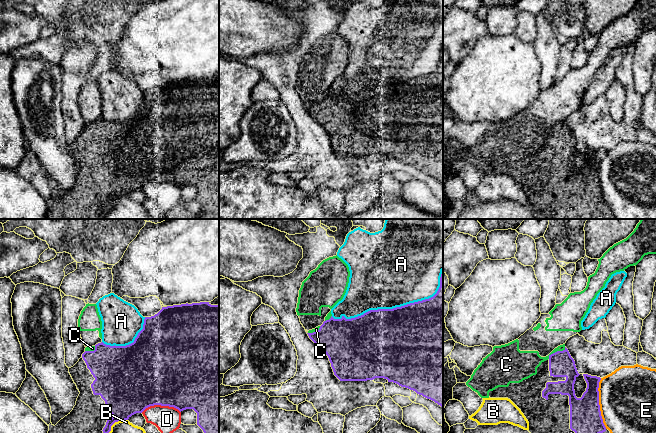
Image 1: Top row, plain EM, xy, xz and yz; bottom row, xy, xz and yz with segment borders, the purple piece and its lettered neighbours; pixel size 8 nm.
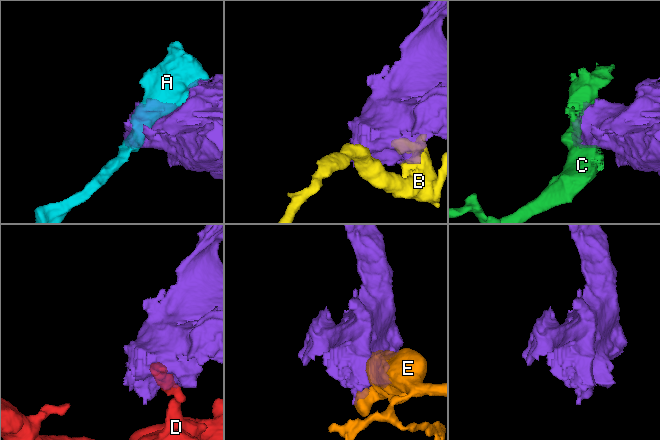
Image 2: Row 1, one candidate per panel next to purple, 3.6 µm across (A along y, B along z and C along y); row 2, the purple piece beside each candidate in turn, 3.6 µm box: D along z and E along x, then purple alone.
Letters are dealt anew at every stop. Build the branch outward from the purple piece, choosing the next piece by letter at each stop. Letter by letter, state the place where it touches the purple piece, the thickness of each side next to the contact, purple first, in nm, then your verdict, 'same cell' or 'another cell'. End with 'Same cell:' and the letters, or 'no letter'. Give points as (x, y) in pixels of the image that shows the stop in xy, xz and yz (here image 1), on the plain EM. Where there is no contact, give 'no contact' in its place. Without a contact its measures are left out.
A: meets purple in xz at (396, 83); 500 nm thick on the purple side, 500 nm on the other; another cell
B: meets purple in xy at (114, 198); 360 nm thick on the purple side, 300 nm on the other; another cell
C: meets purple in yz at (557, 127); 200 nm thick on the purple side, 180 nm on the other; another cell
D: meets purple in xy at (160, 180); 500 nm thick on the purple side, 220 nm on the other; another cell
E: meets purple in yz at (598, 179); 260 nm thick on the purple side, 460 nm on the other; another cell
Same cell: no letter

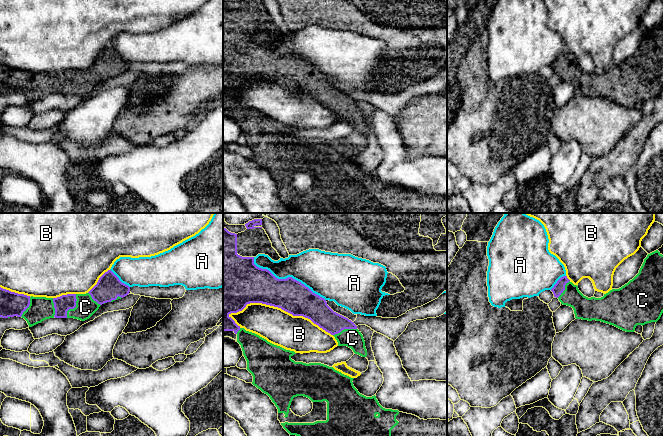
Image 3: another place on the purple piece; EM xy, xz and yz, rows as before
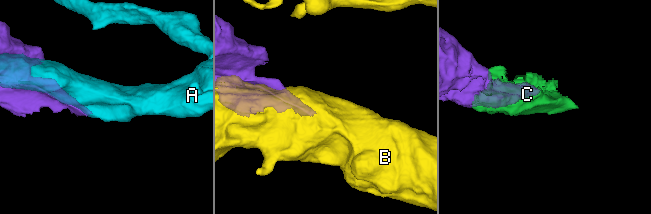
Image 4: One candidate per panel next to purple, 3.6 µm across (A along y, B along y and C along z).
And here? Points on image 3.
A: meets purple in xz at (287, 54); 280 nm thick on the purple side, 320 nm on the other; another cell
B: meets purple in xz at (280, 83); 280 nm thick on the purple side, 280 nm on the other; another cell
C: meets purple in xy at (74, 83); 140 nm thick on the purple side, 160 nm on the other; same cell
Same cell: C

